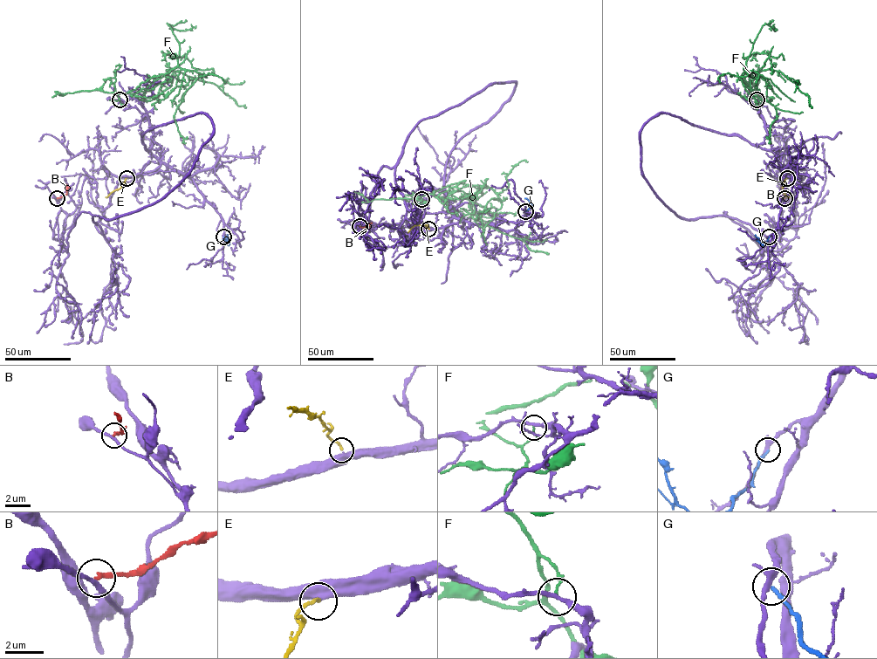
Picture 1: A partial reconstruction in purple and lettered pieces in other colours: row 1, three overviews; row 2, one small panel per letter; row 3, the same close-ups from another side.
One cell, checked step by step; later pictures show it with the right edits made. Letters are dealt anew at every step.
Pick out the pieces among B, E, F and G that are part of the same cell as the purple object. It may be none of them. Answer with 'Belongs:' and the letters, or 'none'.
Belongs: E

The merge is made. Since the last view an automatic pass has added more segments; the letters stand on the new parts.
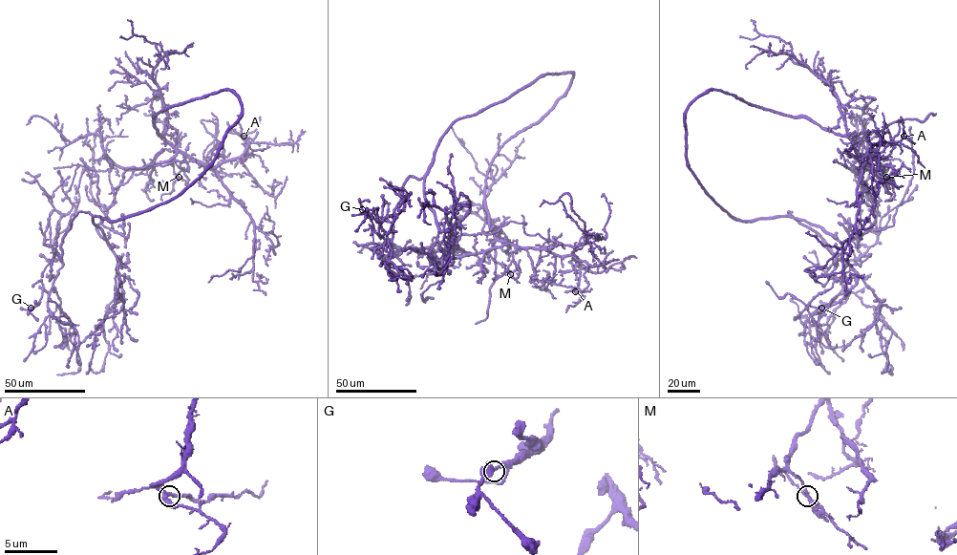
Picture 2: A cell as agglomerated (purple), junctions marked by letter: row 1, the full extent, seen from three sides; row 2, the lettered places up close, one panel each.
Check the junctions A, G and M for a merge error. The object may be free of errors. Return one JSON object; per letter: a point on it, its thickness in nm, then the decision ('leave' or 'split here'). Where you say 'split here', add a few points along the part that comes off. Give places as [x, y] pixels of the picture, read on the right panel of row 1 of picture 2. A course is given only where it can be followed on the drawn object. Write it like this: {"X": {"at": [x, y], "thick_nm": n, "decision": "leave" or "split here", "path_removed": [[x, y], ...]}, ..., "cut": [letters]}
{"A": {"at": [903, 136], "thick_nm": 200, "decision": "leave"}, "G": {"at": [821, 308], "thick_nm": 200, "decision": "leave"}, "M": {"at": [886, 177], "thick_nm": 220, "decision": "split here", "path_removed": [[886, 177], [878, 163]]}, "cut": ["M"]}

